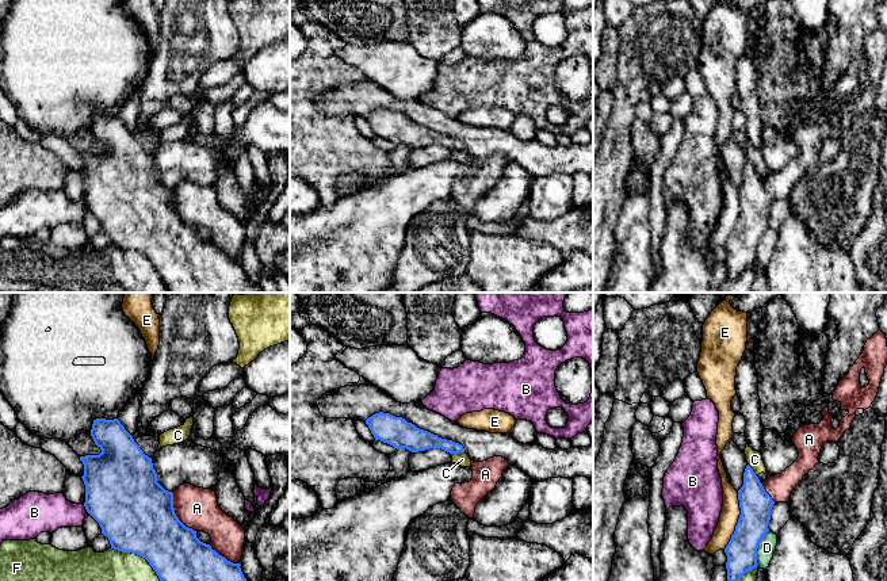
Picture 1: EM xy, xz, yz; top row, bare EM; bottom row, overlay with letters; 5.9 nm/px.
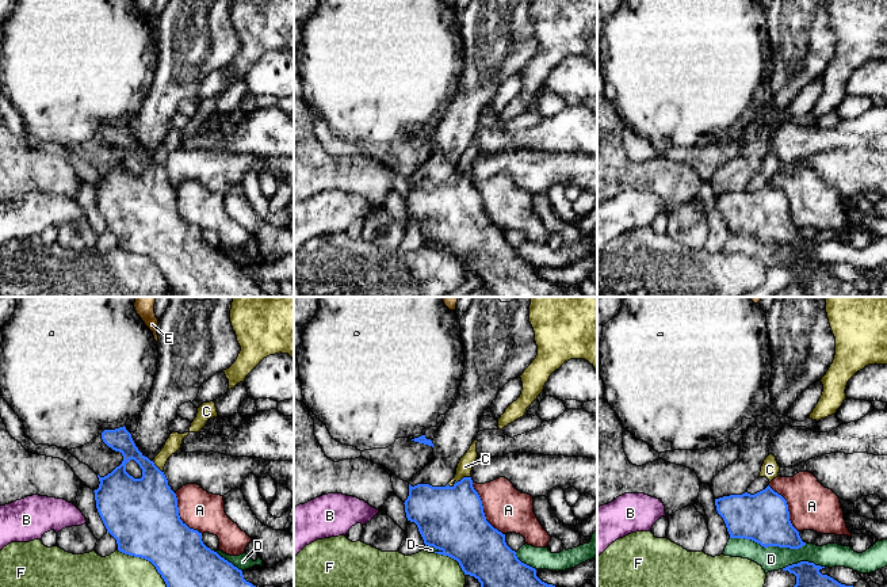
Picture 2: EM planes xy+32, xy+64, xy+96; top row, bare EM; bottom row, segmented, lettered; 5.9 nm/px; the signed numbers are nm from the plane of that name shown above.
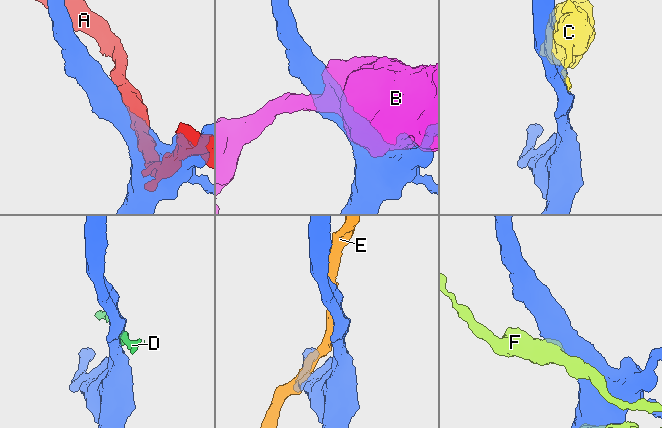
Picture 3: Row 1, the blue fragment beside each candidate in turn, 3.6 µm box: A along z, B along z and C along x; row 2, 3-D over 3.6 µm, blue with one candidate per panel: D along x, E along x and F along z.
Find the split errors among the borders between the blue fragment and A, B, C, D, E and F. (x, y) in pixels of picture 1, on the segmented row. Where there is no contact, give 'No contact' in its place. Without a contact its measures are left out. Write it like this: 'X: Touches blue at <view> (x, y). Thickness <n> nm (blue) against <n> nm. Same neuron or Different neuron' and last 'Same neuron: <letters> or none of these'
A: Touches blue at xy (224, 557). Thickness 280 nm (blue) against 200 nm. Different neuron
B: Touches blue at xy (85, 508). Thickness 440 nm (blue) against 220 nm. Different neuron
C: Touches blue at xz (457, 453). Thickness 130 nm (blue) against 90 nm. Different neuron
D: Touches blue at yz (757, 547). Thickness 180 nm (blue) against 100 nm. Different neuron
E: Touches blue at yz (738, 520). Thickness 190 nm (blue) against 110 nm. Different neuron
F: Touches blue at xy (138, 554). Thickness 440 nm (blue) against 190 nm. Different neuron
Same neuron: none of these

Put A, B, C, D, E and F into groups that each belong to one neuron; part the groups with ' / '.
A / B / C / D / E / F

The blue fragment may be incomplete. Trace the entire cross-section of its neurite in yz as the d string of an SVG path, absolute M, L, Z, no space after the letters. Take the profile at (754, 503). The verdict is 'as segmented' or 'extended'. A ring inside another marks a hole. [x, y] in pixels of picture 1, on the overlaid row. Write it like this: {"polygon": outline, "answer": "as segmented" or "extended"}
{"polygon": "M749 465L738 500L741 515L724 548L727 581L739 581L746 572L757 567L757 548L769 531L771 509L775 504Z", "answer": "as segmented"}

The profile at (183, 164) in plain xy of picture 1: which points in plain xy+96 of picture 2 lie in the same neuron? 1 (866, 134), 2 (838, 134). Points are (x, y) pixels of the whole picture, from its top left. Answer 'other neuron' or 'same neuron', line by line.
1: other neuron
2: other neuron

